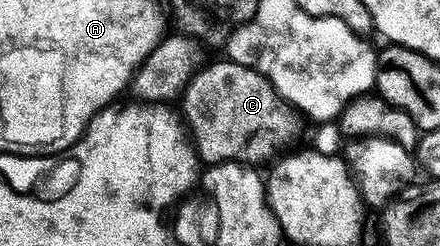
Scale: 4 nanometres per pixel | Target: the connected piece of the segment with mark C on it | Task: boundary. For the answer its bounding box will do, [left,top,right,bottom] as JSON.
[182,60,301,164]

